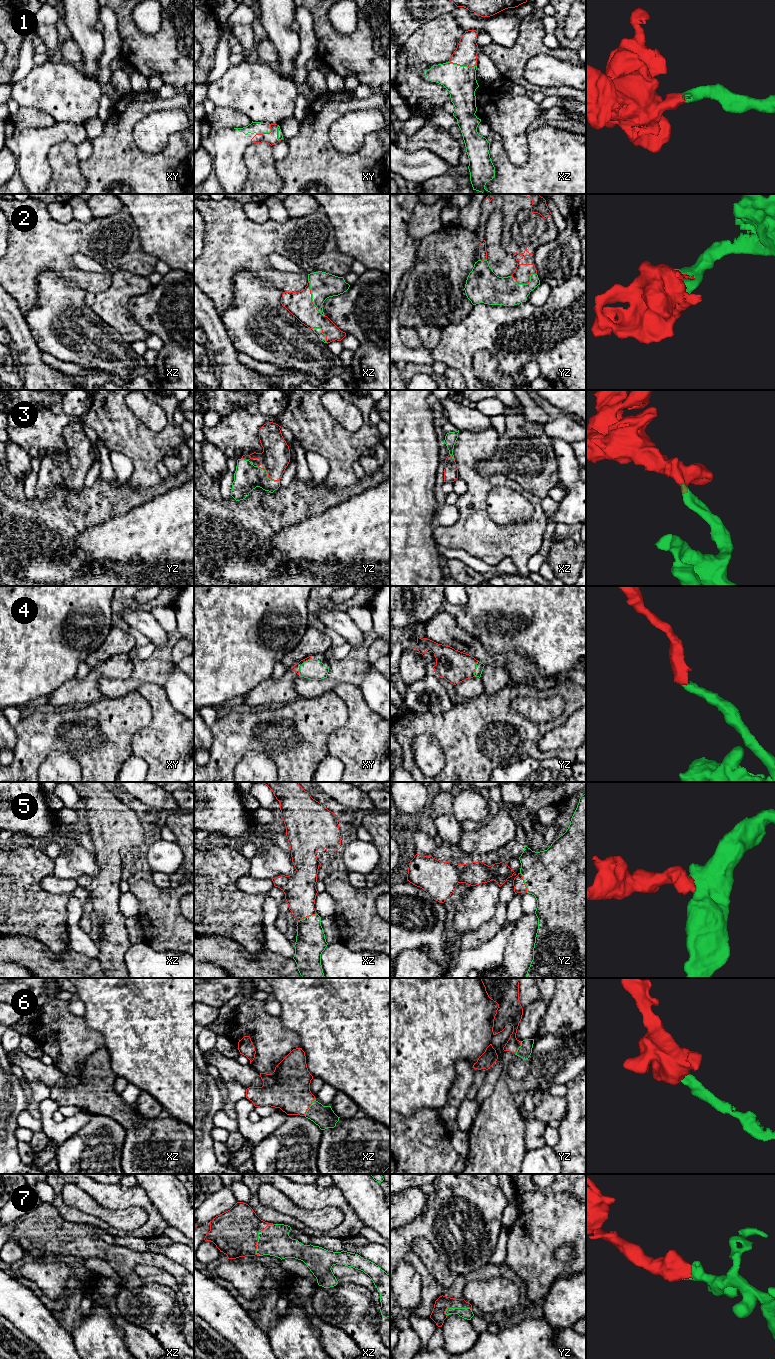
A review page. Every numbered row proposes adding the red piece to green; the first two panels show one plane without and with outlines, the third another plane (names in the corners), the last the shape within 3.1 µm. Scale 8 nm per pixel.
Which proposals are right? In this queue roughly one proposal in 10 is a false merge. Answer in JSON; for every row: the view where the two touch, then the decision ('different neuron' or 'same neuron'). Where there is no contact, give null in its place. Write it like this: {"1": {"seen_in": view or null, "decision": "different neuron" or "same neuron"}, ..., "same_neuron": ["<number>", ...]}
{"1": {"seen_in": "xz", "decision": "same neuron"}, "2": {"seen_in": "xz", "decision": "same neuron"}, "3": {"seen_in": "yz", "decision": "same neuron"}, "4": {"seen_in": "xy", "decision": "same neuron"}, "5": {"seen_in": "yz", "decision": "same neuron"}, "6": {"seen_in": "xz", "decision": "same neuron"}, "7": {"seen_in": "xz", "decision": "same neuron"}, "same_neuron": ["1", "2", "3", "4", "5", "6", "7"]}

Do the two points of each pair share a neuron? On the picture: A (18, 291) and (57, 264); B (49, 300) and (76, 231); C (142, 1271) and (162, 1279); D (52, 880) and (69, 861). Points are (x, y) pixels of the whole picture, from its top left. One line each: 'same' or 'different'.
A: same
B: different
C: same
D: different

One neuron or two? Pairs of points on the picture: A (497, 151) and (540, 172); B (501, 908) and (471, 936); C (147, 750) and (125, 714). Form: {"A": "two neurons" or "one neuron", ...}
{"A": "one neuron", "B": "one neuron", "C": "two neurons"}

